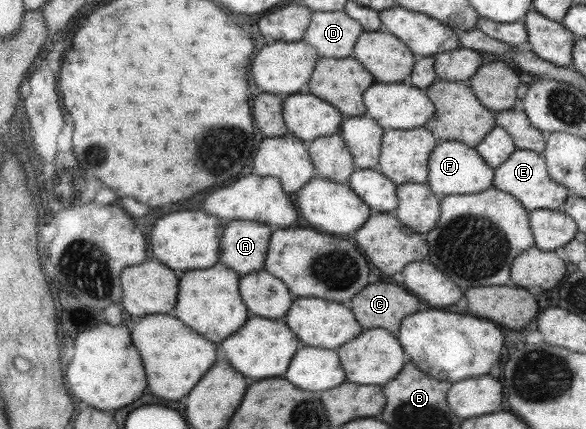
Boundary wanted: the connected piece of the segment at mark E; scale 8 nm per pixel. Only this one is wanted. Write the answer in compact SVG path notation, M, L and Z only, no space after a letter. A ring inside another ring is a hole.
M516 149L493 172L492 186L511 194L527 211L534 209L558 210L569 190L552 181L546 170L543 156L531 150Z

